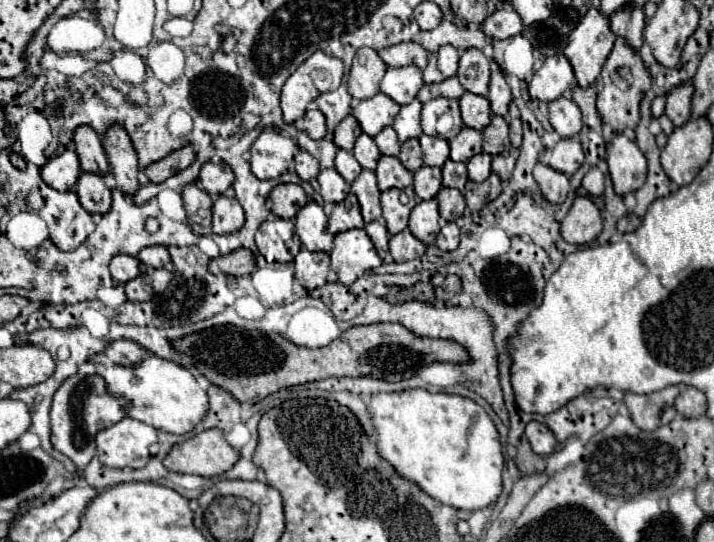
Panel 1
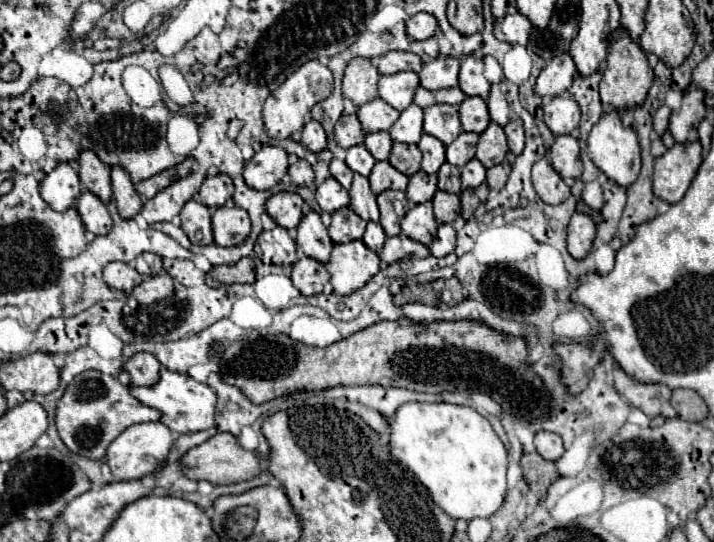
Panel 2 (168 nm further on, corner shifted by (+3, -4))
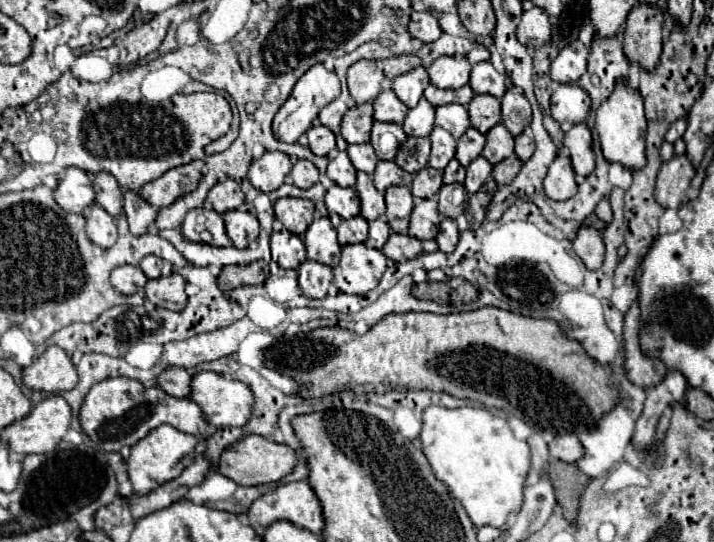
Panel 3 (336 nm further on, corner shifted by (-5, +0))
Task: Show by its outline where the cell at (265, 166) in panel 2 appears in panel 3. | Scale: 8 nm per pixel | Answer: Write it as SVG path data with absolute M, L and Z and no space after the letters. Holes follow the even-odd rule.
M267 151L261 159L253 161L249 167L249 181L259 191L275 191L283 185L285 177L291 173L291 159L283 151Z

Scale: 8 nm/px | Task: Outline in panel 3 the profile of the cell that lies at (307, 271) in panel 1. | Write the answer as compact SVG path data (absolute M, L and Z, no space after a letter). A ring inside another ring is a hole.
M307 259L305 263L301 263L297 273L299 273L299 287L307 297L321 299L327 295L327 289L333 281L333 269L331 267Z

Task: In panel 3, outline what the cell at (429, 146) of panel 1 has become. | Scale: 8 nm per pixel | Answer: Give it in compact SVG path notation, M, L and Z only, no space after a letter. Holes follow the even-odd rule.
M435 127L433 133L429 135L431 139L431 157L429 157L429 167L443 171L447 163L455 157L455 147L457 141L441 127Z

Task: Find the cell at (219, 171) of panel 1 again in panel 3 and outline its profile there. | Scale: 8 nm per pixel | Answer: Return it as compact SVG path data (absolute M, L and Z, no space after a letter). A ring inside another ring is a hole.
M225 179L225 181L215 183L209 189L207 199L211 201L211 205L213 205L213 209L217 213L237 209L239 205L245 203L245 195L243 195L243 191L241 191L241 187L239 187L239 183L235 179Z

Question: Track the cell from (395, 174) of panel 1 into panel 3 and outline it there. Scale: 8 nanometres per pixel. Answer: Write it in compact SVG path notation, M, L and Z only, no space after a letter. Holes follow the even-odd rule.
M379 161L377 169L373 173L373 181L375 181L375 187L379 191L385 191L391 185L409 187L411 181L413 181L413 175L403 171L401 167L397 167L393 161Z

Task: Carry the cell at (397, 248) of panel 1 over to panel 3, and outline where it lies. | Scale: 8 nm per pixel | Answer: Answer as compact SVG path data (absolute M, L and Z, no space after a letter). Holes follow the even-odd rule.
M393 233L383 247L383 255L393 261L407 261L421 253L433 253L433 251L437 251L437 241L421 241L399 233Z

